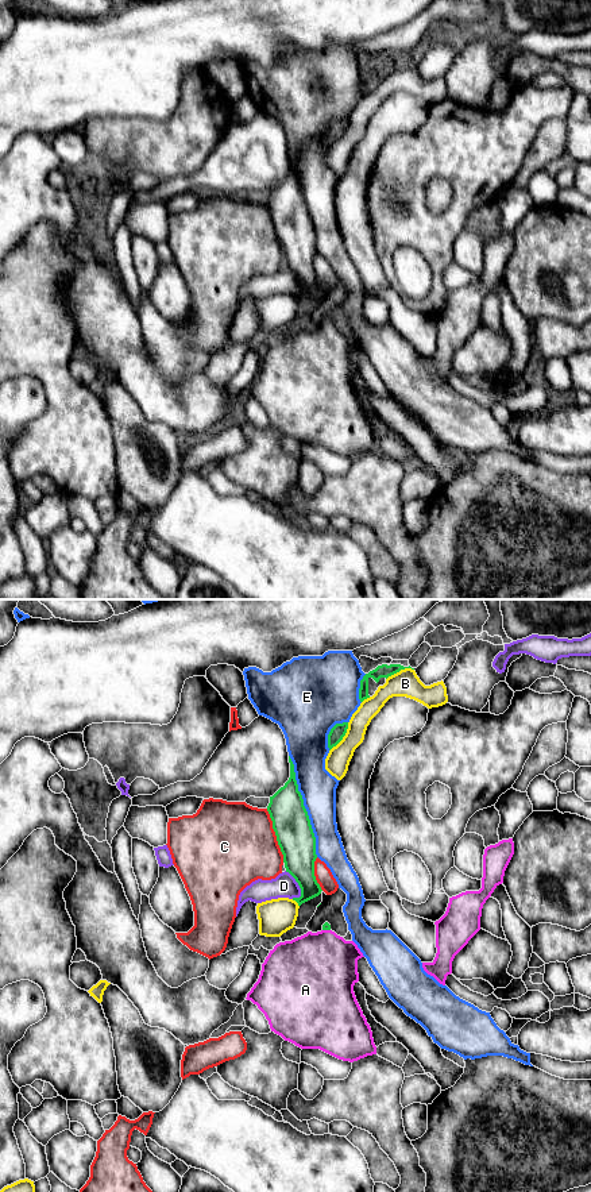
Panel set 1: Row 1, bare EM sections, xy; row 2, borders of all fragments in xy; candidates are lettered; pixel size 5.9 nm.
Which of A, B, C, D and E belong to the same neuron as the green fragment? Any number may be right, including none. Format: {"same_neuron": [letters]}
{"same_neuron": ["A"]}

